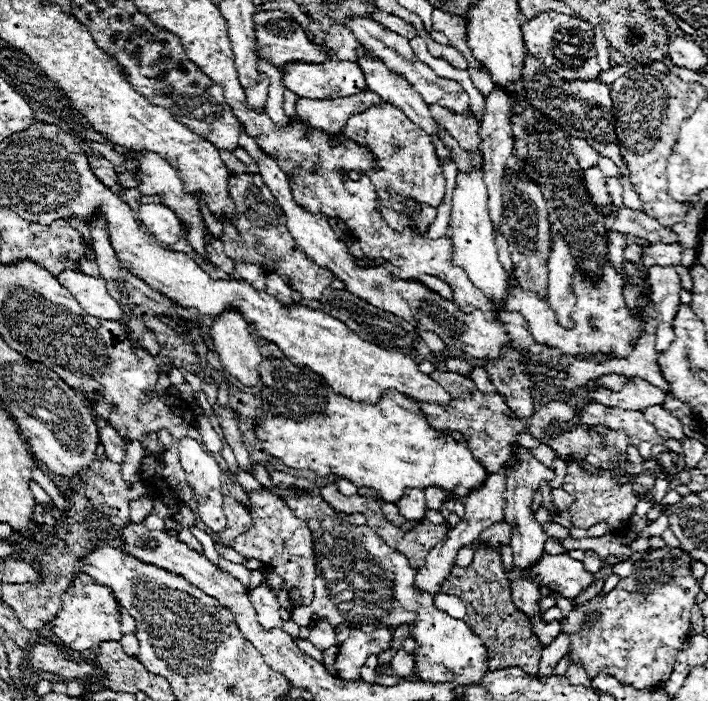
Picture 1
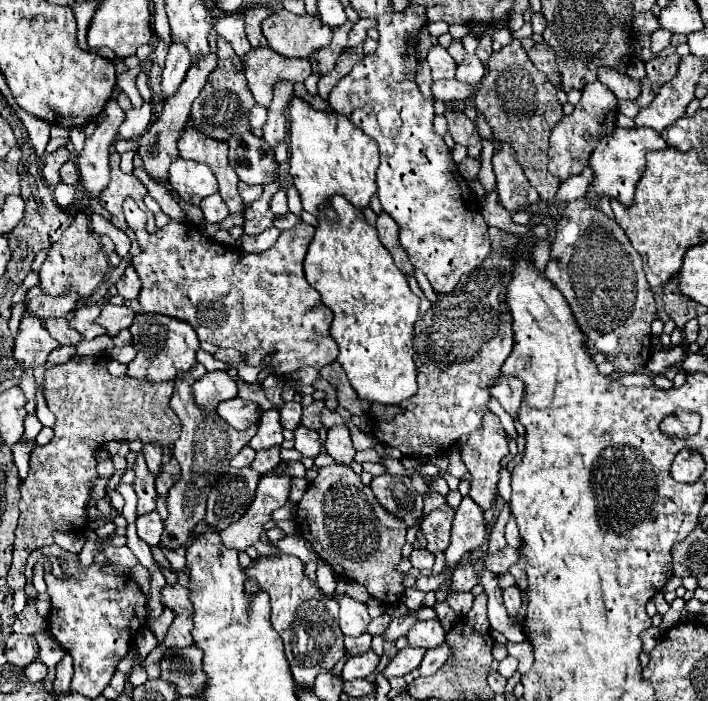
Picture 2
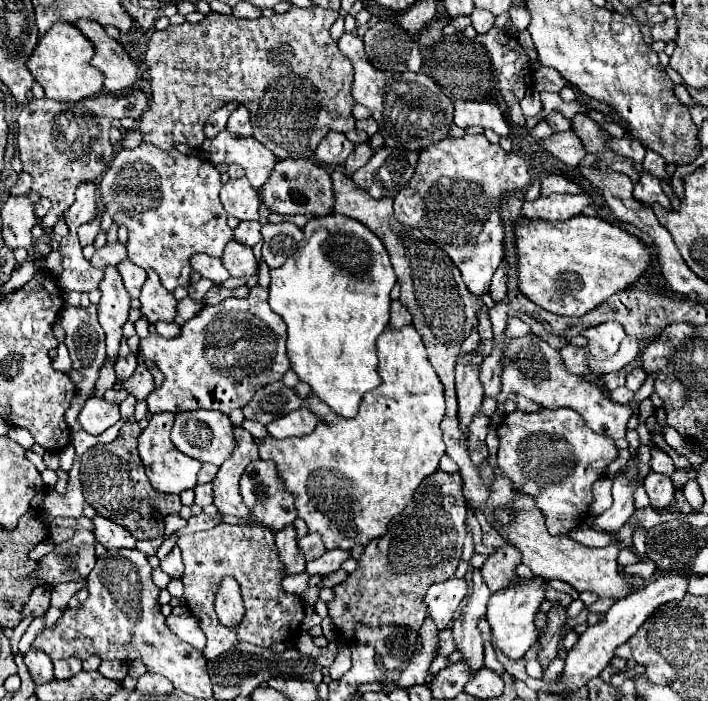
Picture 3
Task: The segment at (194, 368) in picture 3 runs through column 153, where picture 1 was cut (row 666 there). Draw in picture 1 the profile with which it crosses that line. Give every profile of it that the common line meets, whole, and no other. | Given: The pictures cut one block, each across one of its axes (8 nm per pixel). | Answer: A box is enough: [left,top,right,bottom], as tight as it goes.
[334,628,414,680]

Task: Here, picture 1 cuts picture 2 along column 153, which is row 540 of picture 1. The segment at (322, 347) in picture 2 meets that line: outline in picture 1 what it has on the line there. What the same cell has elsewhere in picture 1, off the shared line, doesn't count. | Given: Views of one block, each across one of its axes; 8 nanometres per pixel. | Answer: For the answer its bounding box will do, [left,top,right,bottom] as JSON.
[232,490,316,604]

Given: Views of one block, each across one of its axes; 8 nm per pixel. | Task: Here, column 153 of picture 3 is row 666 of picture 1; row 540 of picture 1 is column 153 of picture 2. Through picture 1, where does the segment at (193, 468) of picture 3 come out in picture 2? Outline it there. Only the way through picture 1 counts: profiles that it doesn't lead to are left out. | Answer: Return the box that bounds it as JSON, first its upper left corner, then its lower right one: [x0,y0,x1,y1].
[126,314,200,382]

